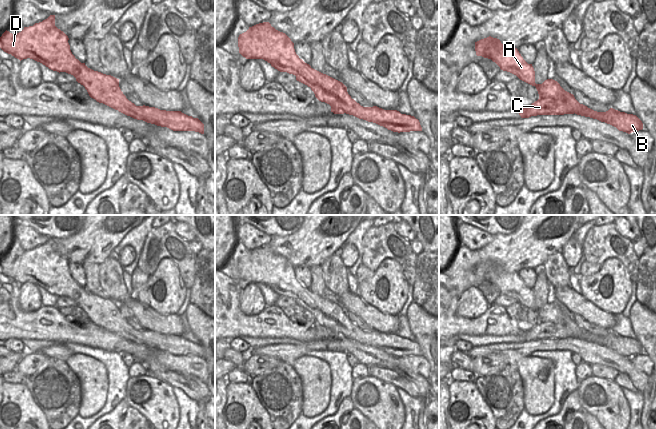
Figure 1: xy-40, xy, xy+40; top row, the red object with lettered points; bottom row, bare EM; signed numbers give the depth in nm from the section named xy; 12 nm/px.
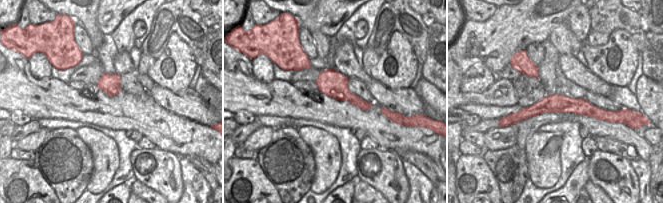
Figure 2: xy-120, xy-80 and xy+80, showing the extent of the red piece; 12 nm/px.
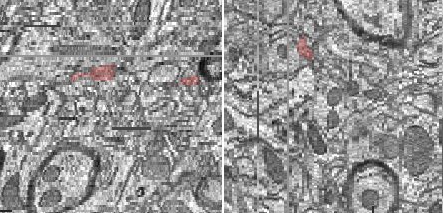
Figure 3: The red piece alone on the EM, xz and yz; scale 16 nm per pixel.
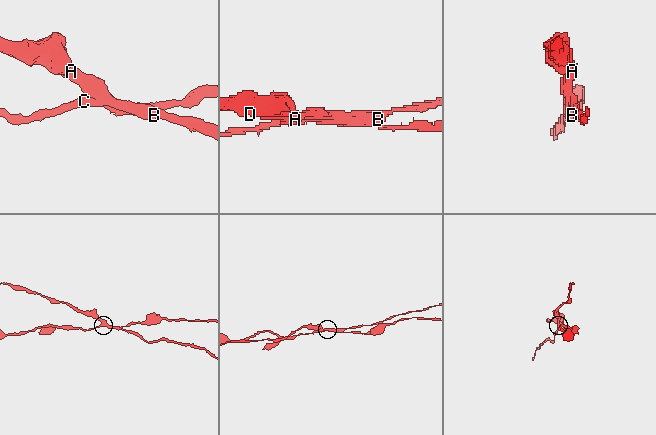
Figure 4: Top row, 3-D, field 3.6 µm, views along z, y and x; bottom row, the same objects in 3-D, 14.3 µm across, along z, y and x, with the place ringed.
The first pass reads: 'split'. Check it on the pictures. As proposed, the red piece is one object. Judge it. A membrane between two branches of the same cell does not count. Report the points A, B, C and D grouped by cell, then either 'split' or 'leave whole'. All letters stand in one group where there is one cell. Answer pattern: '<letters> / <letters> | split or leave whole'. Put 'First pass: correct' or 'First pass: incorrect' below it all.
A B D / C | split
First pass: correct

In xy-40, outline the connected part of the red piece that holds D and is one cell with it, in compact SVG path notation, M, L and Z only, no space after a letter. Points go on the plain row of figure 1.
M55 239L12 258L5 255L0 272L19 283L33 283L49 293L73 299L89 320L137 344L167 351L173 355L195 355L204 358L204 348L181 335L166 335L149 330L136 330L119 311L119 303L88 292L70 274L68 260L55 250Z

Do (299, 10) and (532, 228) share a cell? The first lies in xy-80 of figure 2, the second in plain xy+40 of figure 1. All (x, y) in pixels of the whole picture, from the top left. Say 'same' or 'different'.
different

